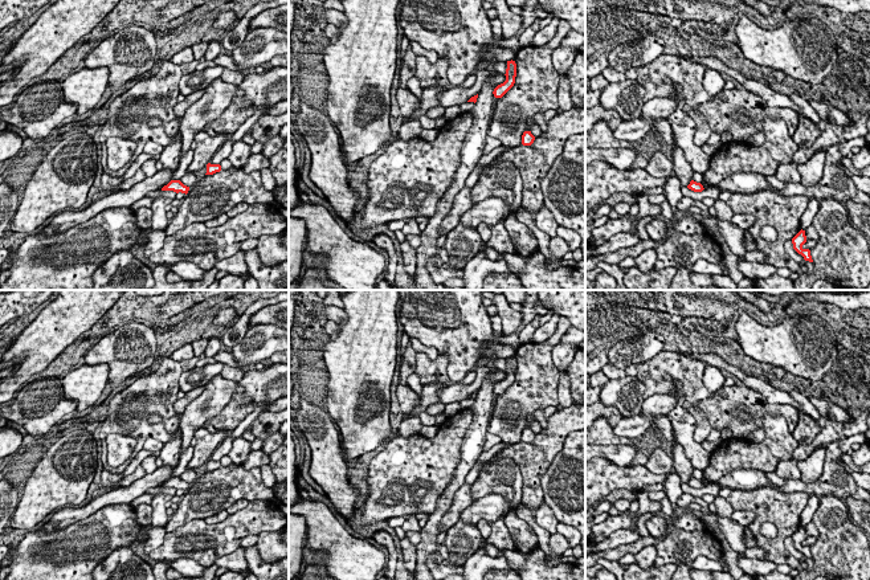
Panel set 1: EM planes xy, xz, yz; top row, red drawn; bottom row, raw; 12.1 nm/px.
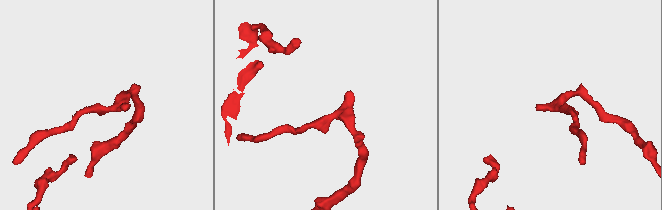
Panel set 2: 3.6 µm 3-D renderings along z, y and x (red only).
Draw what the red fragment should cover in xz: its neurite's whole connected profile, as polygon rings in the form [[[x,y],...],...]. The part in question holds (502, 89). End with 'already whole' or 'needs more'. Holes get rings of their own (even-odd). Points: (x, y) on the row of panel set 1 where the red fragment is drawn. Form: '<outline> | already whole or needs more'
[[[507,61],[507,69],[506,69],[506,81],[501,85],[498,85],[493,94],[495,98],[502,98],[515,83],[516,77],[516,64],[515,61]]] | already whole

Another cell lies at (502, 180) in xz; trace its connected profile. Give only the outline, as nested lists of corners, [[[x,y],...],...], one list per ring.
[[[494,160],[485,166],[478,181],[471,188],[475,203],[497,197],[514,209],[520,208],[523,181],[519,169],[511,162]]]

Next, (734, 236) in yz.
[[[715,200],[714,208],[716,211],[718,217],[718,228],[720,234],[724,237],[728,248],[736,256],[746,256],[747,250],[743,245],[743,234],[744,230],[740,228],[735,228],[731,222],[734,212],[730,205],[723,200]]]

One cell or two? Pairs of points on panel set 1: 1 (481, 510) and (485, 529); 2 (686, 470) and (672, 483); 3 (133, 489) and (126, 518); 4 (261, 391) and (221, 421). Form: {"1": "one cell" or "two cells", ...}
{"1": "two cells", "2": "two cells", "3": "two cells", "4": "one cell"}

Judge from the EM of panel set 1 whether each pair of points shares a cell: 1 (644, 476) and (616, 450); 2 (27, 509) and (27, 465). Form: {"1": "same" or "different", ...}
{"1": "different", "2": "same"}

